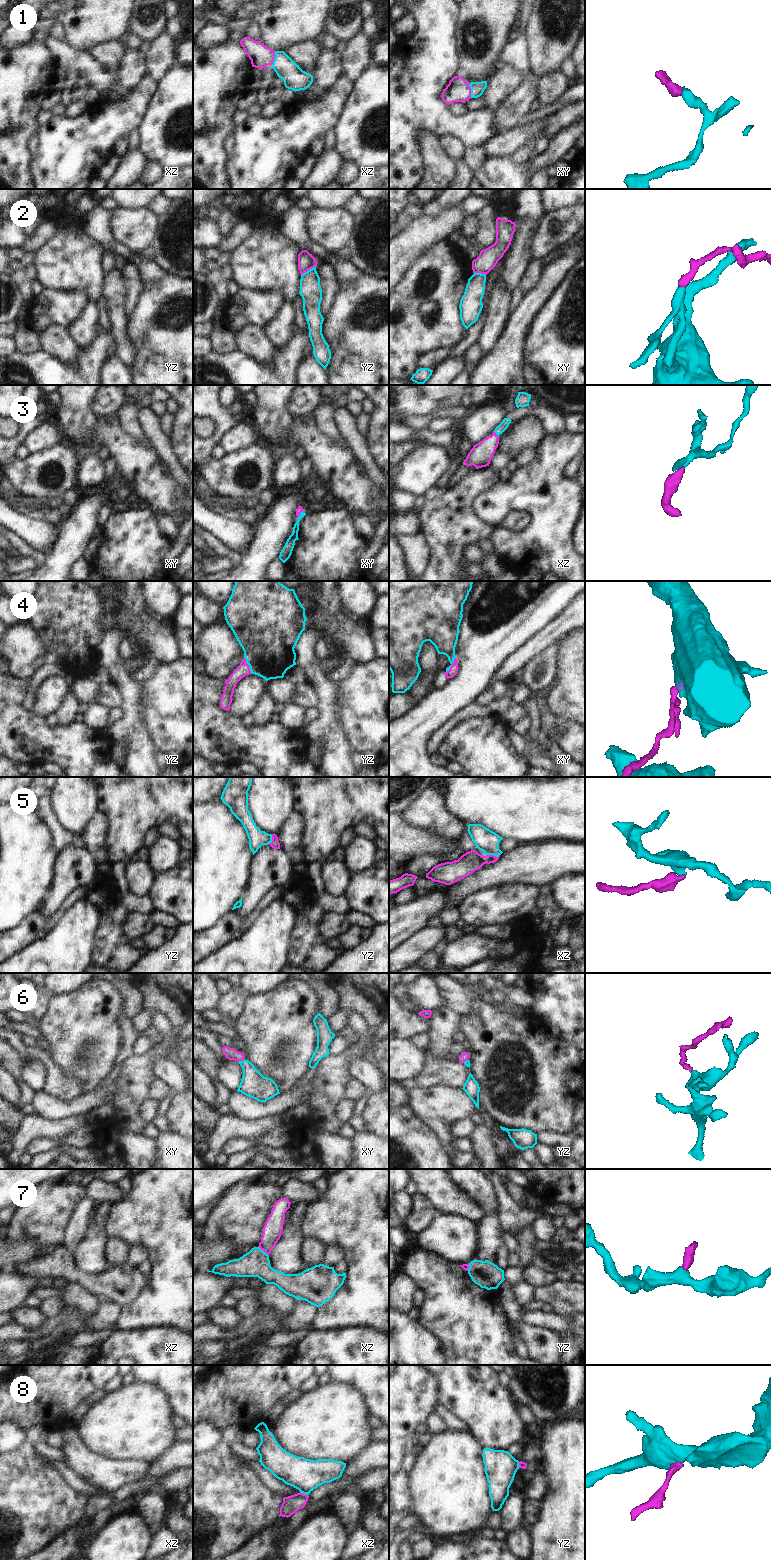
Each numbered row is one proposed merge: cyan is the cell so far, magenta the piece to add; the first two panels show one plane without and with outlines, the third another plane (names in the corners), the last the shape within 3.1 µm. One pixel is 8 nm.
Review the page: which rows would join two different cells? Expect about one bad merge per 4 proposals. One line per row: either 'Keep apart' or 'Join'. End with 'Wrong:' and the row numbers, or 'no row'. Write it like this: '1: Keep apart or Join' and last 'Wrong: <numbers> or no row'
1: Join
2: Keep apart
3: Join
4: Join
5: Join
6: Join
7: Join
8: Keep apart
Wrong: 2, 8

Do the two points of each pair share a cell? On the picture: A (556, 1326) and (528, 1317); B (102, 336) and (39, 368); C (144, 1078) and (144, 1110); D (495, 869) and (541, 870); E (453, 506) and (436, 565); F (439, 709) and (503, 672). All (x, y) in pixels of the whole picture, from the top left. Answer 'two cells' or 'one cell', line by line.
A: one cell
B: one cell
C: two cells
D: one cell
E: one cell
F: two cells

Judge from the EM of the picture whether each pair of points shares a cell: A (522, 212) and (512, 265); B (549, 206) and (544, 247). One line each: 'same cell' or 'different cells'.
A: same cell
B: different cells

